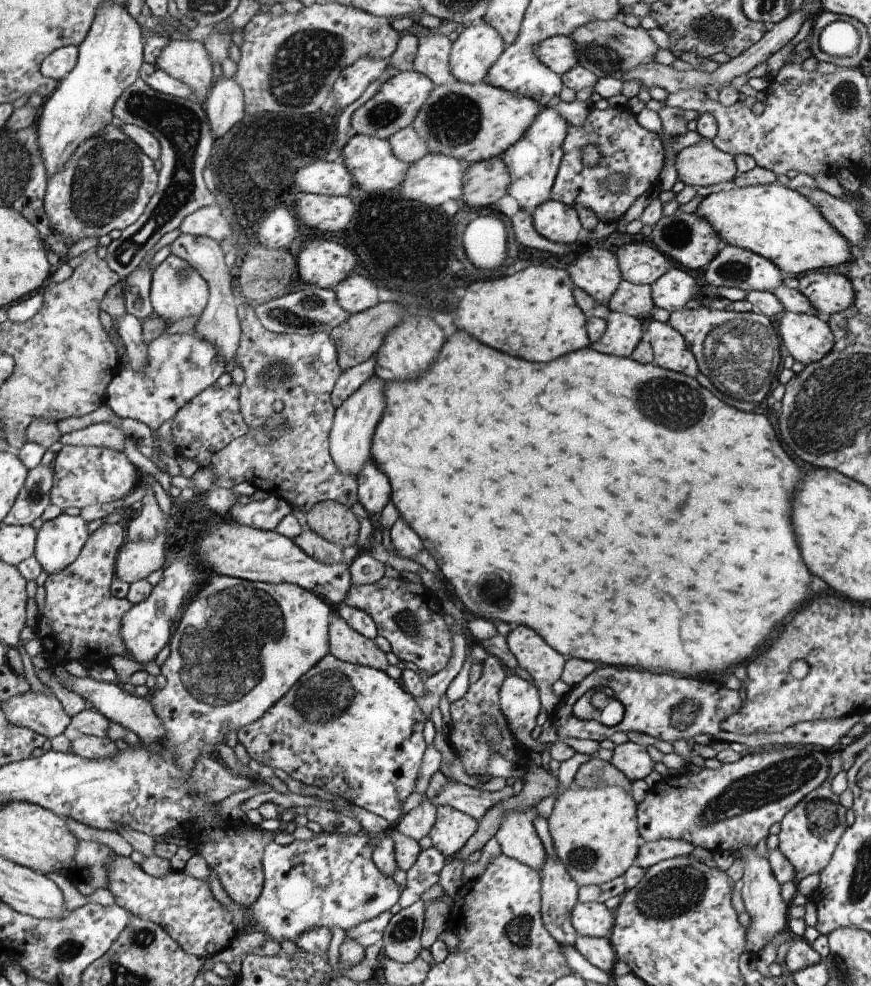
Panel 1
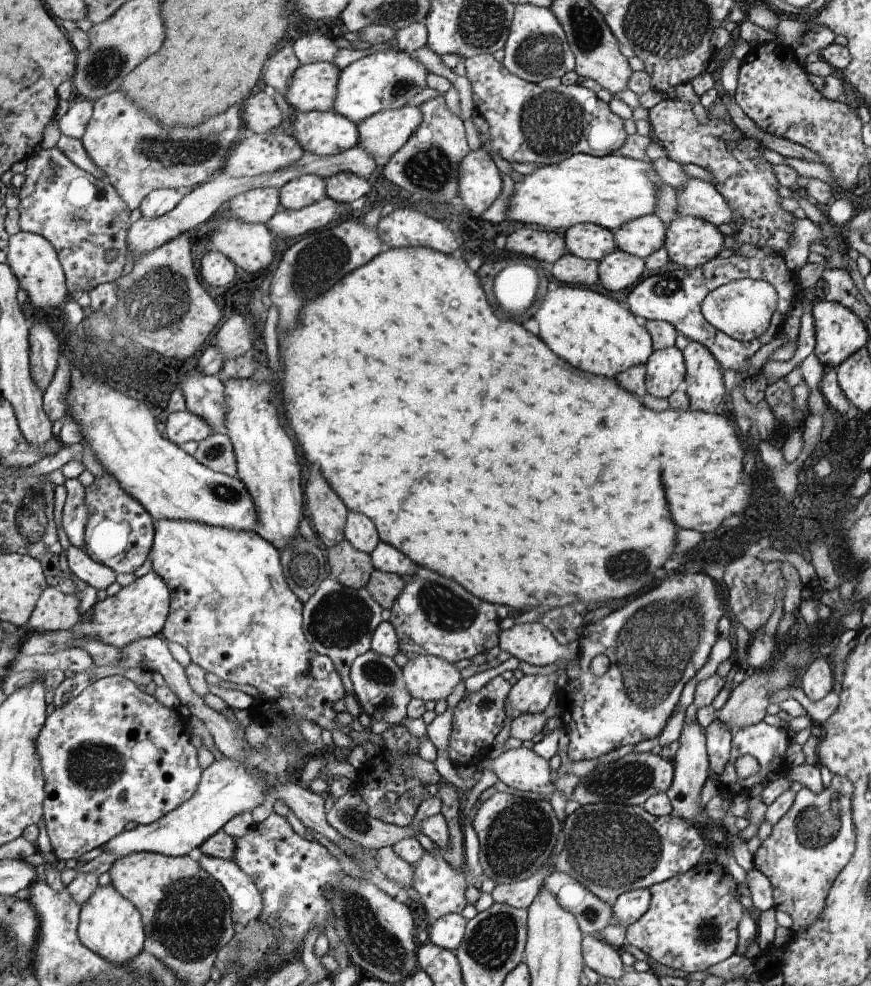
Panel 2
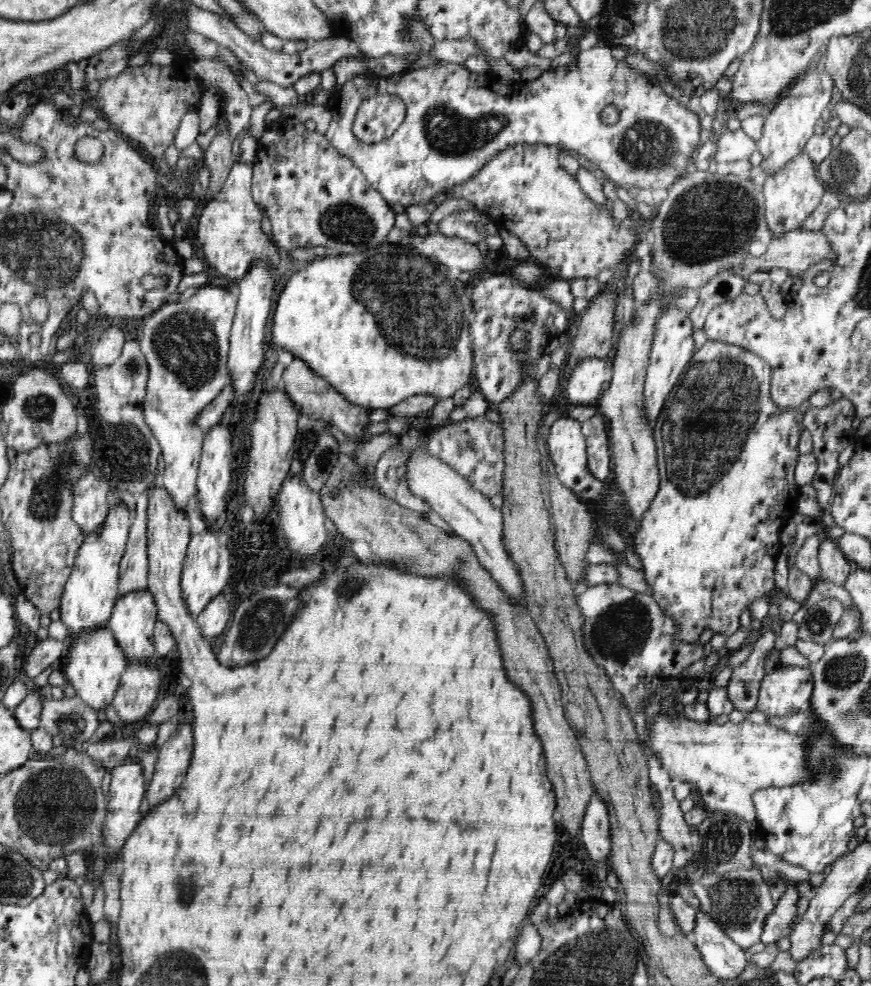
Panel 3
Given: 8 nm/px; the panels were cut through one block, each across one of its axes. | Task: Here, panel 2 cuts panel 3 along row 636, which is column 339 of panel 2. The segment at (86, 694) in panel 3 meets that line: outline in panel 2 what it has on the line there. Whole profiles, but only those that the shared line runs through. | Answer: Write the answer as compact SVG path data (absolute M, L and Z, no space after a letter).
M405 51L378 52L356 60L340 72L333 110L354 123L383 110L403 107L428 85L428 70Z

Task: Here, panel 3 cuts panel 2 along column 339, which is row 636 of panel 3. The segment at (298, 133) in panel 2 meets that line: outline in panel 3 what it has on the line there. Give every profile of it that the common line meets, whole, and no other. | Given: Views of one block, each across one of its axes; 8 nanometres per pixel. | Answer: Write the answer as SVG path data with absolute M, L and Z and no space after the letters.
M136 590L124 594L117 599L114 605L108 627L114 635L115 641L123 650L127 662L132 665L154 665L154 630L158 621L158 608L155 605L153 594L147 590Z

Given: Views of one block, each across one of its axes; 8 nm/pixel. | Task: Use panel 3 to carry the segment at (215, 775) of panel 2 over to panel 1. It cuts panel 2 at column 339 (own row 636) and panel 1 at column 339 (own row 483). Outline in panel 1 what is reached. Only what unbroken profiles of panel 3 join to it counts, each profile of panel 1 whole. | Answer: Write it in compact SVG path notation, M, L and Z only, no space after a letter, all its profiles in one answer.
M327 654L304 677L301 677L301 680L280 701L277 701L277 704L272 709L269 709L264 717L258 718L258 721L239 729L238 740L244 745L250 758L256 760L256 762L264 766L270 766L274 770L284 770L293 779L304 782L308 786L320 788L320 790L324 790L328 794L345 798L353 805L358 805L374 814L380 815L392 824L400 818L402 808L404 808L404 800L414 792L416 778L418 778L418 772L420 772L422 766L422 756L424 756L424 750L426 750L424 724L428 720L429 717L425 715L425 711L421 709L421 705L417 702L417 699L412 698L408 692L404 692L400 688L400 684L396 680L392 680L386 671L378 670L374 667L352 664L336 658L333 654Z

